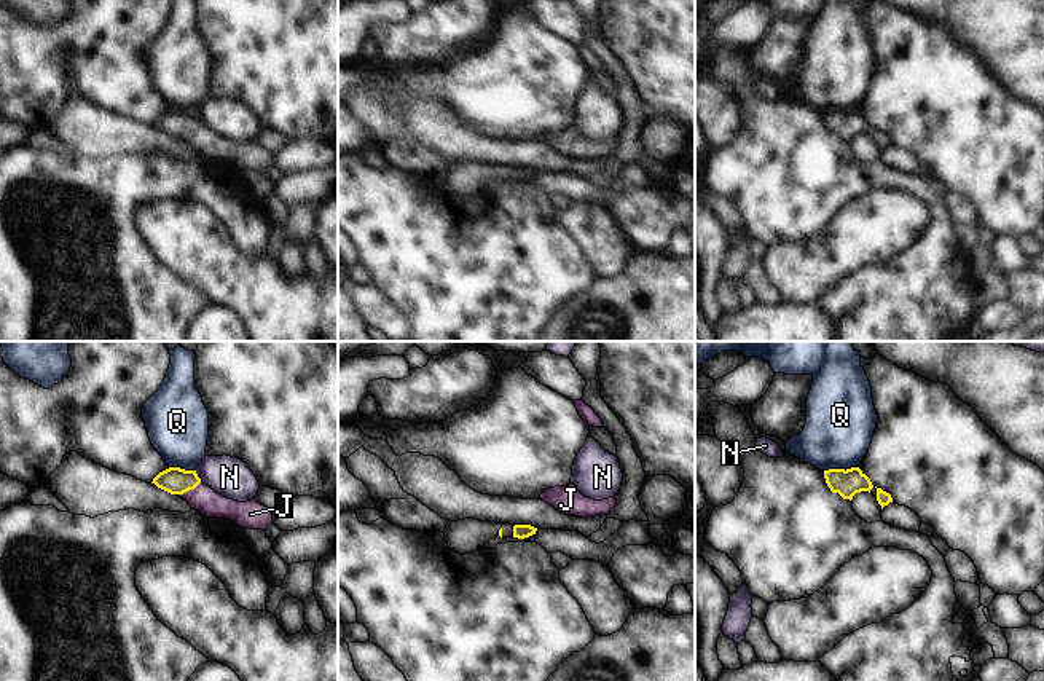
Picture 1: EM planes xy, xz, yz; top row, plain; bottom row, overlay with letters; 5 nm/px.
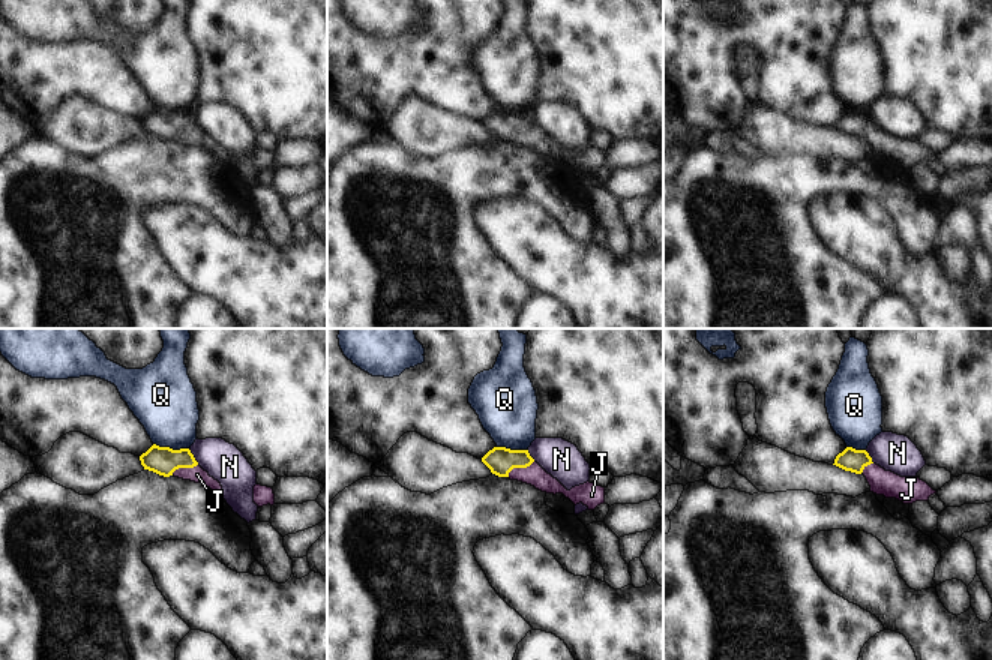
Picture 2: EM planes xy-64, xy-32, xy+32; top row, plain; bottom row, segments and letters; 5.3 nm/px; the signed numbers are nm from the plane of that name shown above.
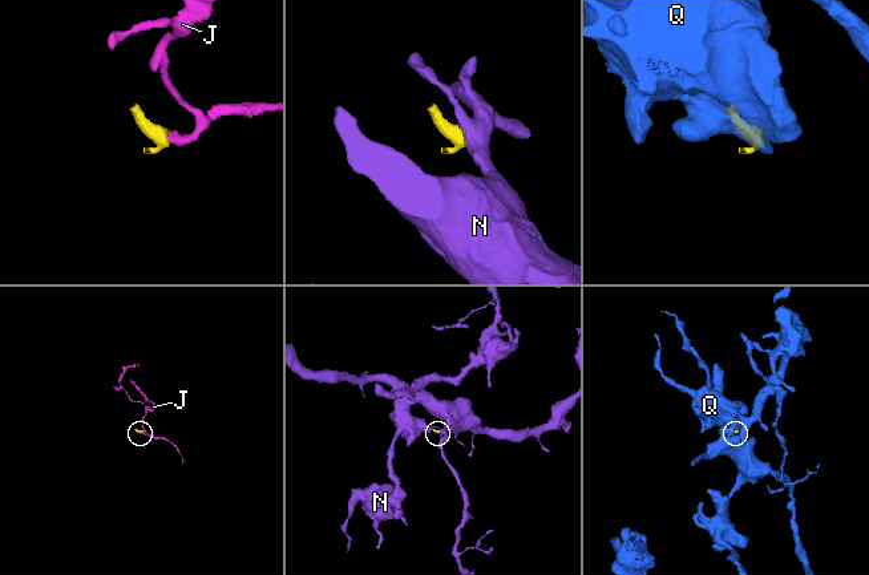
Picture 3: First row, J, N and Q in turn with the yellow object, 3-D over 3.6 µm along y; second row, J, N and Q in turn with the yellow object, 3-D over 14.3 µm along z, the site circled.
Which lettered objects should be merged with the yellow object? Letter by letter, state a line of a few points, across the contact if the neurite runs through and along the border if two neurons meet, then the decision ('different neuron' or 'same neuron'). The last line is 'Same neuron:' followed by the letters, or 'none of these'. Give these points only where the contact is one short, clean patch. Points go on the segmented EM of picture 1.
J: xy (174, 480), (188, 490), (203, 498) | same neuron
N: xy (195, 471), (201, 480) | different neuron
Q: different neuron
Same neuron: J

